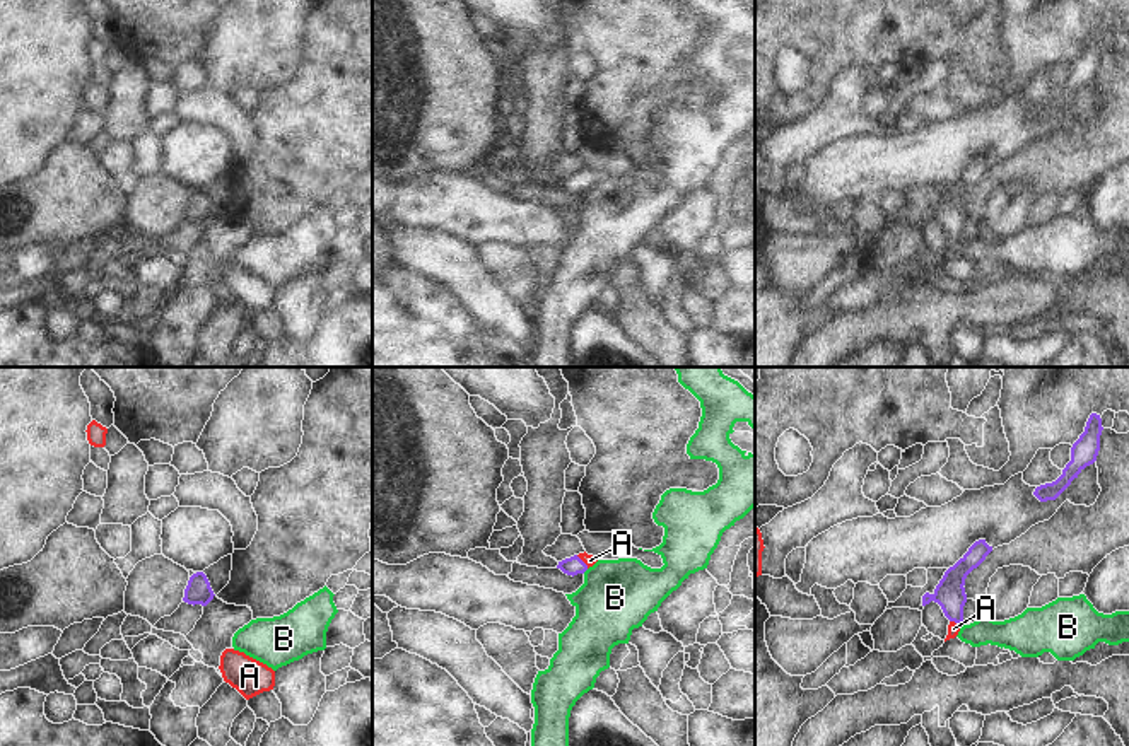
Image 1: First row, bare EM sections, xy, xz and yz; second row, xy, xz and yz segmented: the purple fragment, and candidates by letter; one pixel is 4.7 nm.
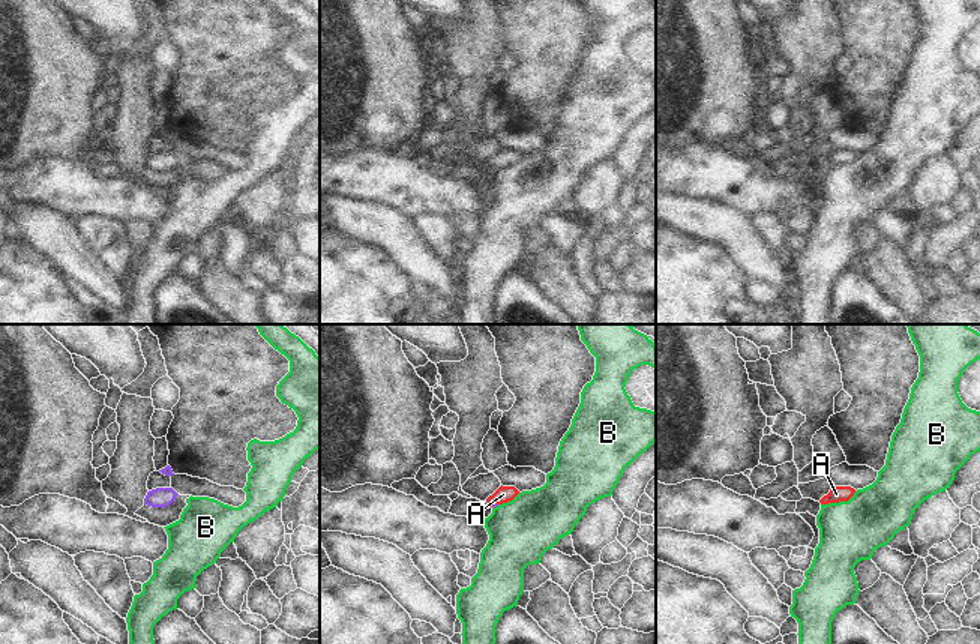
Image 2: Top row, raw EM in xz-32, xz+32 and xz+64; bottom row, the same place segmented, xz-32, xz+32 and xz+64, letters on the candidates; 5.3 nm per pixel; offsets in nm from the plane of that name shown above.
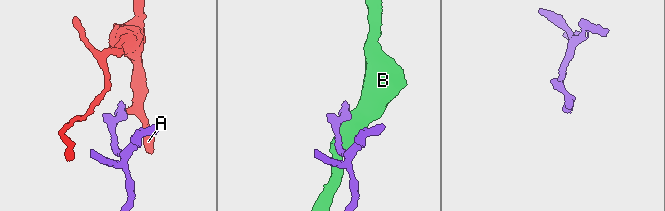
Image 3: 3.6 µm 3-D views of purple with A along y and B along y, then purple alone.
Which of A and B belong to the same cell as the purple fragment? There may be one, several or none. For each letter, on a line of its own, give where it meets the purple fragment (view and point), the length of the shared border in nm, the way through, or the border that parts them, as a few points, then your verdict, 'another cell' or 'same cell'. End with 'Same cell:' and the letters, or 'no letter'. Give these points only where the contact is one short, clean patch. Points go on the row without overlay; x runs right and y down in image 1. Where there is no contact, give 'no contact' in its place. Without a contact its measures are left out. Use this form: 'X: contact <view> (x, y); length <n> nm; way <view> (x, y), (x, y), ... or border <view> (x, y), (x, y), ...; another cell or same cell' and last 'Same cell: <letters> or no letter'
A: contact xz (583, 180); length 90 nm; way xz (573, 183), (583, 180), (590, 178); same cell
B: contact xz (584, 188); length 40 nm; border xz (588, 186), (583, 190); another cell
Same cell: A

